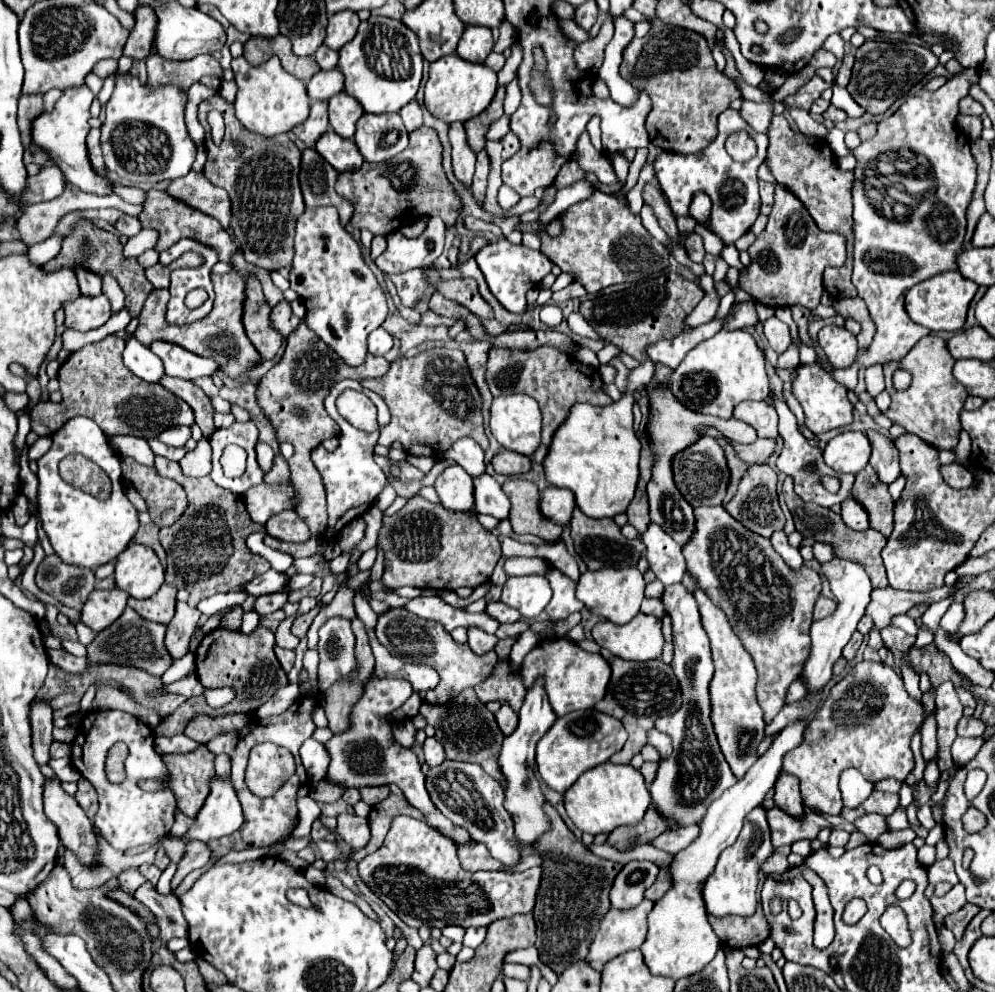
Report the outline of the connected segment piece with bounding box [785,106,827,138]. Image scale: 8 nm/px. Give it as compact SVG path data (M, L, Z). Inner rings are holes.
M785 106L785 108L787 108L789 114L793 116L793 120L795 120L795 124L797 124L799 130L803 130L803 132L809 134L809 136L819 136L819 138L825 138L825 136L827 136L827 128L825 128L823 124L815 122L815 120L809 116L807 110L789 108L789 106Z

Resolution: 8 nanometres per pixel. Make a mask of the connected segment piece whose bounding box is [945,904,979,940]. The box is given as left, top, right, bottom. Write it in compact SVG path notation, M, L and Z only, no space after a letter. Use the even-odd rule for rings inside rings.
M965 904L959 912L949 914L949 916L945 918L945 926L955 934L957 940L961 940L961 936L963 936L963 932L965 932L967 924L973 920L973 916L975 916L977 912L979 912L979 908L971 906L971 904Z

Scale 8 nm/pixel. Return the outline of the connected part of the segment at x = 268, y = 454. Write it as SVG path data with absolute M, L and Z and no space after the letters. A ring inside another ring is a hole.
M259 442L259 444L257 444L257 460L259 460L259 466L261 466L265 472L271 468L273 456L275 456L275 452L273 452L273 448L271 448L269 444L265 444L265 442Z

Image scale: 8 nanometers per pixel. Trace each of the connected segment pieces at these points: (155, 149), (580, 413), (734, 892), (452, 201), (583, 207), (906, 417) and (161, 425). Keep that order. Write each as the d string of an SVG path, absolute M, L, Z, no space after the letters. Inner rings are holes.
M125 74L117 78L115 92L105 106L107 114L101 126L101 148L103 148L103 158L107 168L115 172L123 184L137 186L137 184L153 184L161 180L175 180L185 176L191 170L191 164L195 162L195 144L189 138L183 122L185 100L187 94L175 86L163 86L151 90L147 86L141 86L135 76Z
M645 362L639 368L631 370L628 377L628 389L623 394L619 402L613 402L609 406L593 406L593 404L575 404L569 418L561 424L561 428L555 432L553 442L549 446L549 454L543 462L545 468L545 478L559 488L569 488L575 498L577 506L581 508L583 514L589 518L613 518L621 512L627 510L629 502L635 496L637 490L637 480L639 480L639 452L641 452L641 442L637 438L634 430L633 405L635 398L633 393L639 386L649 383L654 373L653 362Z
M755 808L751 810L751 814L747 814L745 818L745 826L737 838L735 844L731 844L731 848L723 850L723 854L717 860L715 872L709 876L705 888L703 888L703 898L707 904L707 912L715 918L723 918L723 916L751 916L755 914L757 908L757 872L761 870L761 864L773 854L773 846L771 846L771 836L769 836L769 826L765 820L765 810L763 808ZM755 838L761 838L757 844L757 850L751 852L749 848L753 846Z
M419 128L409 134L409 146L395 158L379 164L363 162L355 172L341 172L335 190L353 202L353 228L367 228L373 234L391 234L423 216L441 216L447 226L457 220L461 202L441 166L441 142L433 128Z
M595 190L591 198L565 210L563 234L557 238L543 234L541 252L563 272L573 274L575 280L585 286L587 294L595 294L621 282L637 282L669 268L667 248L655 242L655 238L645 230L641 216L633 214L627 202L601 190Z
M931 334L921 338L901 362L887 362L887 364L883 364L887 392L891 396L891 408L885 414L895 424L901 424L911 434L917 434L921 440L925 440L927 444L931 444L931 446L935 446L939 450L951 450L951 448L957 446L959 430L961 430L959 408L963 410L963 402L969 396L967 390L951 374L953 364L955 364L955 360L953 360L953 356L947 350L945 340L939 338L939 336L931 336ZM899 368L907 370L913 376L911 378L911 386L907 390L903 390L903 392L897 392L893 388L893 382L891 382L893 372L899 370ZM959 396L961 396L961 400L959 400Z
M115 334L107 336L101 342L83 346L81 350L73 352L59 368L59 386L63 392L63 400L59 404L55 402L39 402L31 412L31 430L37 436L53 436L67 420L71 420L73 416L89 416L91 420L97 422L97 426L107 434L107 436L141 436L141 438L153 438L159 436L163 430L167 430L173 424L185 424L191 426L193 424L193 410L189 408L187 402L183 402L181 398L177 398L175 394L171 394L169 390L165 390L161 384L149 384L143 382L141 378L137 378L135 374L131 374L131 370L127 370L123 366L121 360L121 352L123 352L125 340L117 338Z

